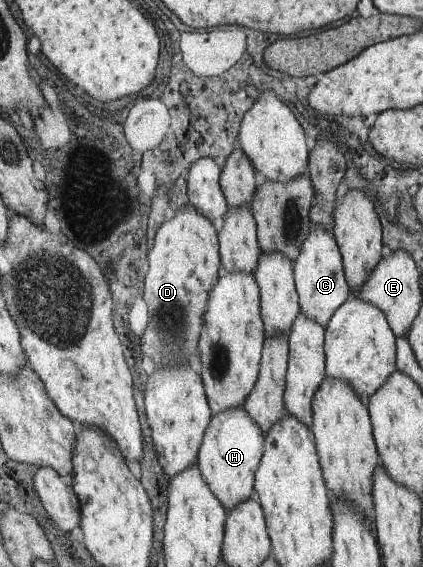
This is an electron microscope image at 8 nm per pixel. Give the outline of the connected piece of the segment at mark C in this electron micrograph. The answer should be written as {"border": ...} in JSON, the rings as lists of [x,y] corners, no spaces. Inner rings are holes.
{"border":[[[313,227],[310,236],[303,241],[301,253],[294,262],[294,285],[297,287],[298,298],[301,299],[301,314],[323,327],[334,317],[335,311],[351,298],[342,251],[339,250],[334,235],[323,227]]]}

